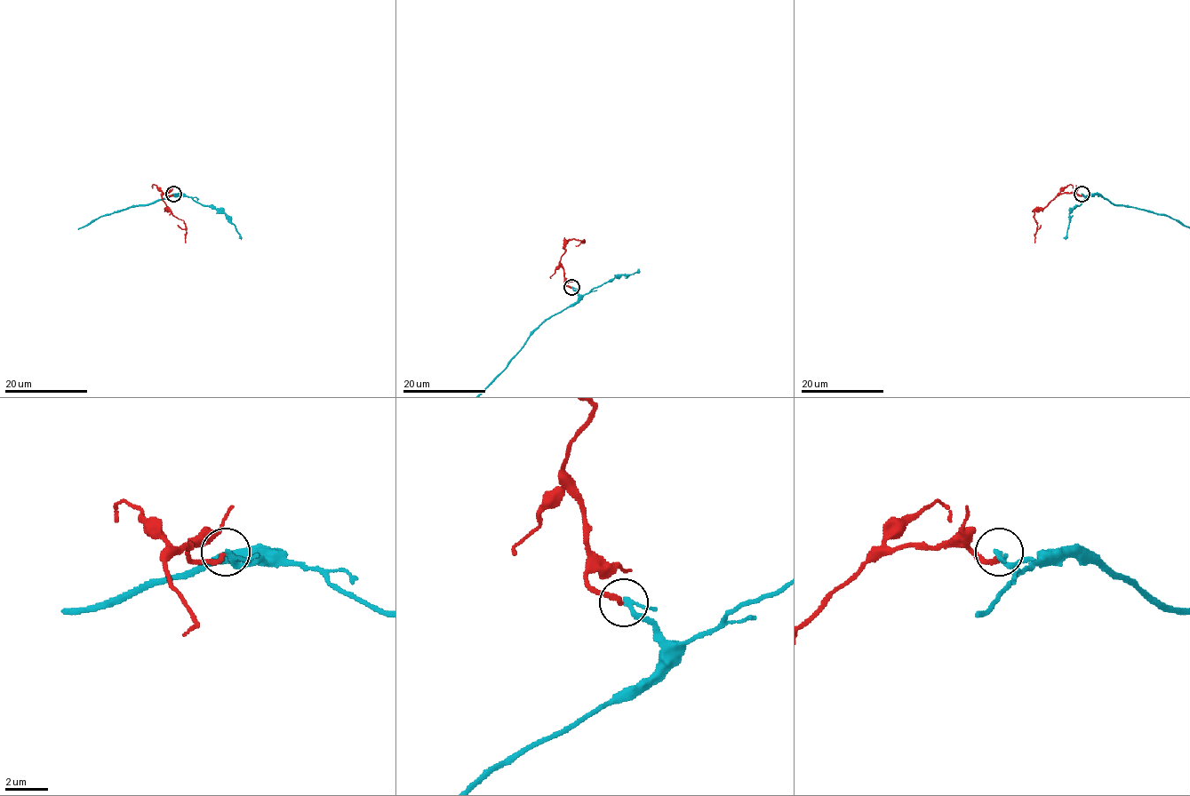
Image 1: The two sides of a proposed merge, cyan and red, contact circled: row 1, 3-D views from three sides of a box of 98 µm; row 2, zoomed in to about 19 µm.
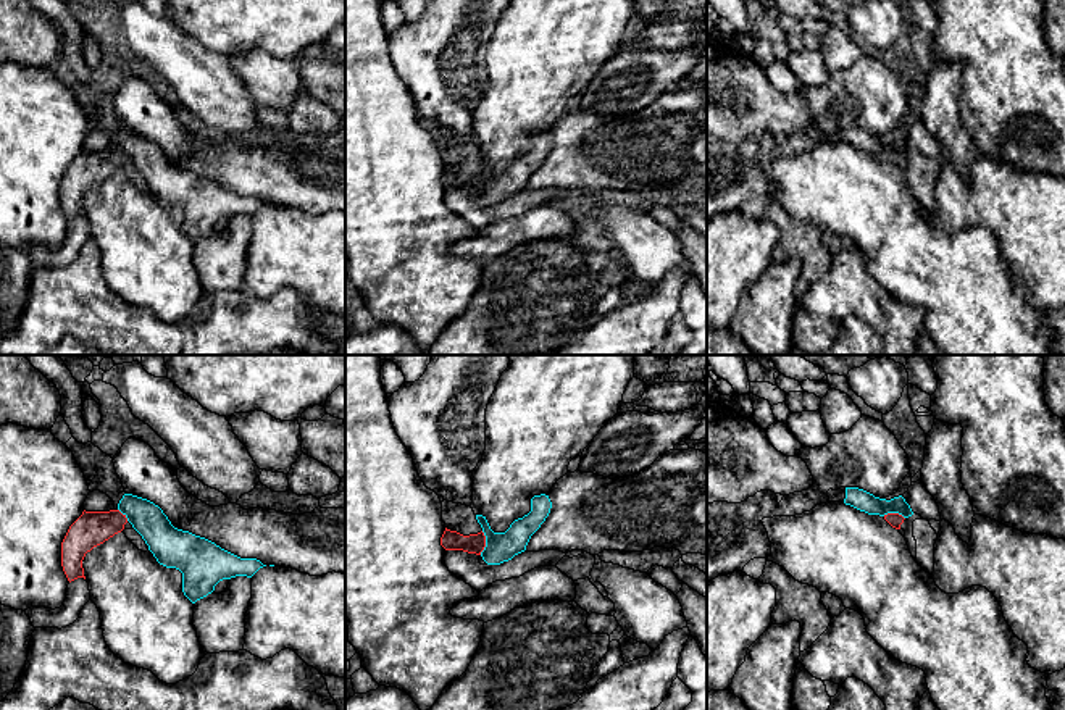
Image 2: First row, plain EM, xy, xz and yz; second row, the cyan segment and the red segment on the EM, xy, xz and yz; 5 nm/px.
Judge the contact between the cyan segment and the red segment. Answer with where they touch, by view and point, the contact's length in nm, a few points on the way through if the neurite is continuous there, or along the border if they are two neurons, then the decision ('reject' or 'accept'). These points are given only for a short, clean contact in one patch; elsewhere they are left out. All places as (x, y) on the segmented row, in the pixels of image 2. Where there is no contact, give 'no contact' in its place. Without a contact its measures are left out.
contact xz (486, 542); length 120 nm; border xz (483, 531), (484, 549), (480, 554); reject

